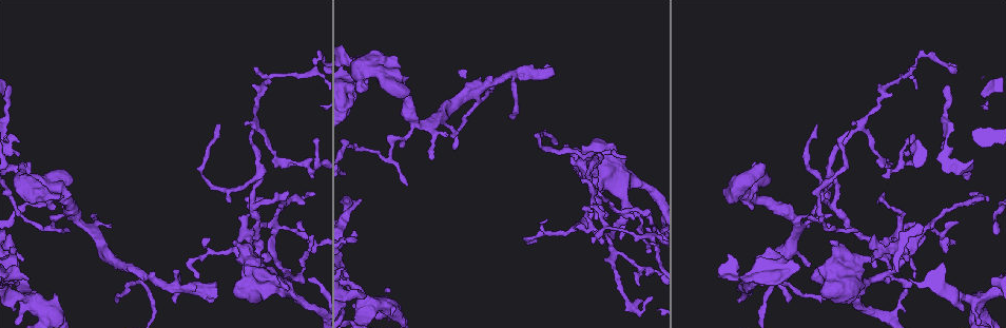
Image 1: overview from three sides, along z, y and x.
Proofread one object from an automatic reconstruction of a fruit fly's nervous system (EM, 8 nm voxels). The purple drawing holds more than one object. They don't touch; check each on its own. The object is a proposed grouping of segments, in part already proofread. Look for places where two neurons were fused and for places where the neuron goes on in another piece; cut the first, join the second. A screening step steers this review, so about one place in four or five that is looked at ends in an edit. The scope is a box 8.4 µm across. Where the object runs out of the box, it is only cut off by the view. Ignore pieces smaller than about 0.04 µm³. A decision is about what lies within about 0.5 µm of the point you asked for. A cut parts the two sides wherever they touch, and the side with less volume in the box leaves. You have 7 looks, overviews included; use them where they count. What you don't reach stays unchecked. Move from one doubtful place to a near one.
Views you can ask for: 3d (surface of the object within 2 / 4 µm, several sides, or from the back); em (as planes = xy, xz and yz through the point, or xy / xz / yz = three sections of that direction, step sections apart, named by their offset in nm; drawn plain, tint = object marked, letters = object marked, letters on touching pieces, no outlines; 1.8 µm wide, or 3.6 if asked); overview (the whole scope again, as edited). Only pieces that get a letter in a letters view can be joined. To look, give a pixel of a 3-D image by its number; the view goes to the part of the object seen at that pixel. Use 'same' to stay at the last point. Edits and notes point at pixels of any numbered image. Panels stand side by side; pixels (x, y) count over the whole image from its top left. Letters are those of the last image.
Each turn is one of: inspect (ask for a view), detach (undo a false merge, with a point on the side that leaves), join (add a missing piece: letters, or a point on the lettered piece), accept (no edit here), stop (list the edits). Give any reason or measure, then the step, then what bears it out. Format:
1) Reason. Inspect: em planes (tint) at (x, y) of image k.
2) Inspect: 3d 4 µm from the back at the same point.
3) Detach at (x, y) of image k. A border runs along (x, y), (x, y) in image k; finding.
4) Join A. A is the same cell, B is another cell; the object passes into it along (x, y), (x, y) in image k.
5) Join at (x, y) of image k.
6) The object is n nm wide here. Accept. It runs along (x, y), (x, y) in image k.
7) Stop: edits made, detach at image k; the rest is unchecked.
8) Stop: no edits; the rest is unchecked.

An open end. Inspect: 3d 2 µm at (392, 313) of image 1.

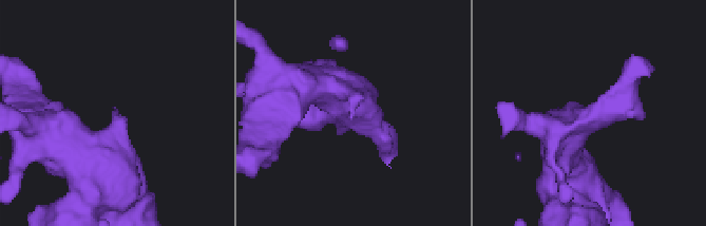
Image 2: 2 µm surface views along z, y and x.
Inspect: em planes (tint) at (351, 115) of image 2.

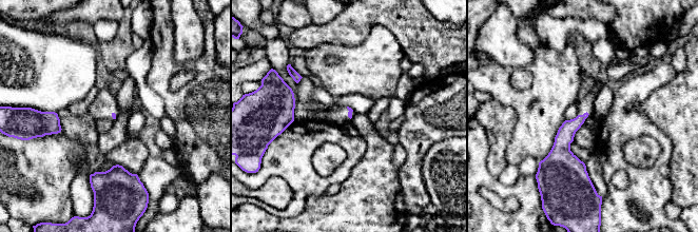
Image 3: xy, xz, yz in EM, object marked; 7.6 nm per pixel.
Inspect: em planes (letters) at the same point.

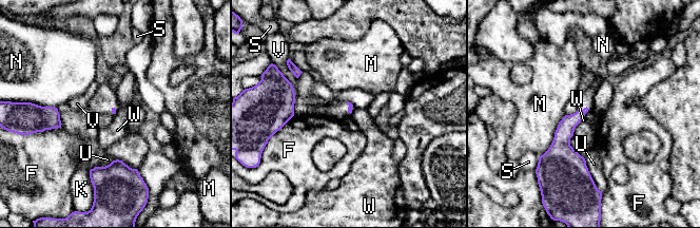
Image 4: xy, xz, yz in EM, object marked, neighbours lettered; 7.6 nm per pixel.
Accept. F, K, M, N, S, U, V and W are other cells; a border runs along (583, 117), (572, 135) in image 4; no lettered piece goes on from it.

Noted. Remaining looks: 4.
Branch stops here. Inspect: em xy step 4 (letters) at (447, 134) of image 1.

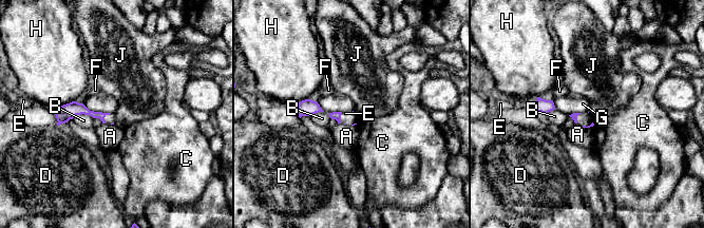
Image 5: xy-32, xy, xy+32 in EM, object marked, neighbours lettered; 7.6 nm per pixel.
The longest contact is with G, 240 nm. Accept. A, B, C, D, E, F, G, H and J are other cells; a border runs along (110, 113), (105, 117), (105, 121) in image 5; no lettered piece goes on from it.

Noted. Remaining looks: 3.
Sudden change in width. Inspect: 3d 2 µm at (288, 273) of image 1.

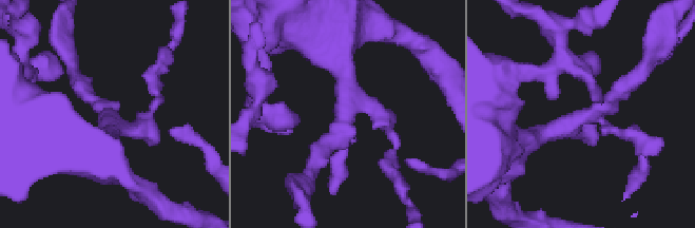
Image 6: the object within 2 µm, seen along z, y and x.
Shape alone is not enough. Inspect: em planes (letters) at (109, 116) of image 6.

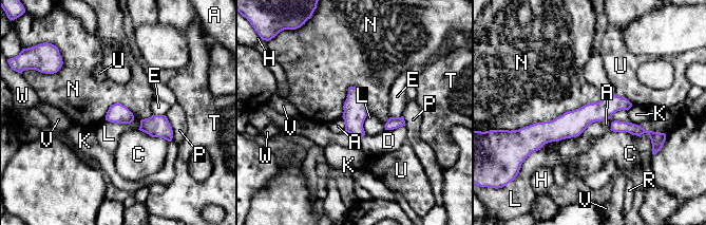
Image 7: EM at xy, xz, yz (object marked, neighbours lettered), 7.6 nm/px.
Accept. A, C, D, E, H, K, L, N, P, R, T, U, V and W are other cells; it runs along (628, 105), (530, 128) in image 7; all the same neuron.

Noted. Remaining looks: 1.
Stop: no edits; the rest is unchecked.

